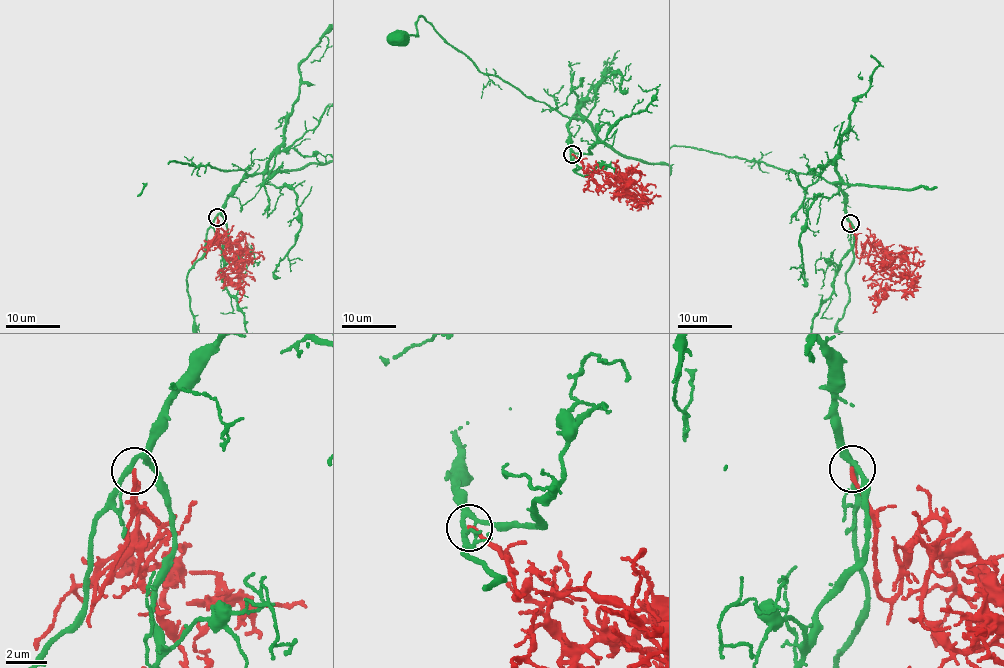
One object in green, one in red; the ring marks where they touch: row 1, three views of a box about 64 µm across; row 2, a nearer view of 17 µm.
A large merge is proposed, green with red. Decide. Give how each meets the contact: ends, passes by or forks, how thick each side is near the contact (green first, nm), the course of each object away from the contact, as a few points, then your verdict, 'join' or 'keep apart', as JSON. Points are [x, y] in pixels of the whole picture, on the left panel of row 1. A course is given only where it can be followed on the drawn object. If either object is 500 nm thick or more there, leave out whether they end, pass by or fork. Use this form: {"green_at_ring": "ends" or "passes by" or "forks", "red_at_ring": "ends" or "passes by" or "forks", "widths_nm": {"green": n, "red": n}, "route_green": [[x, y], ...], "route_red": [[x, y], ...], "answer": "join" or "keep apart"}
{"green_at_ring": "passes by", "red_at_ring": "ends", "widths_nm": {"green": 240, "red": 200}, "route_red": [[217, 217], [215, 238], [208, 251], [216, 240], [228, 260], [231, 257], [225, 273], [242, 286], [239, 302]], "answer": "keep apart"}

